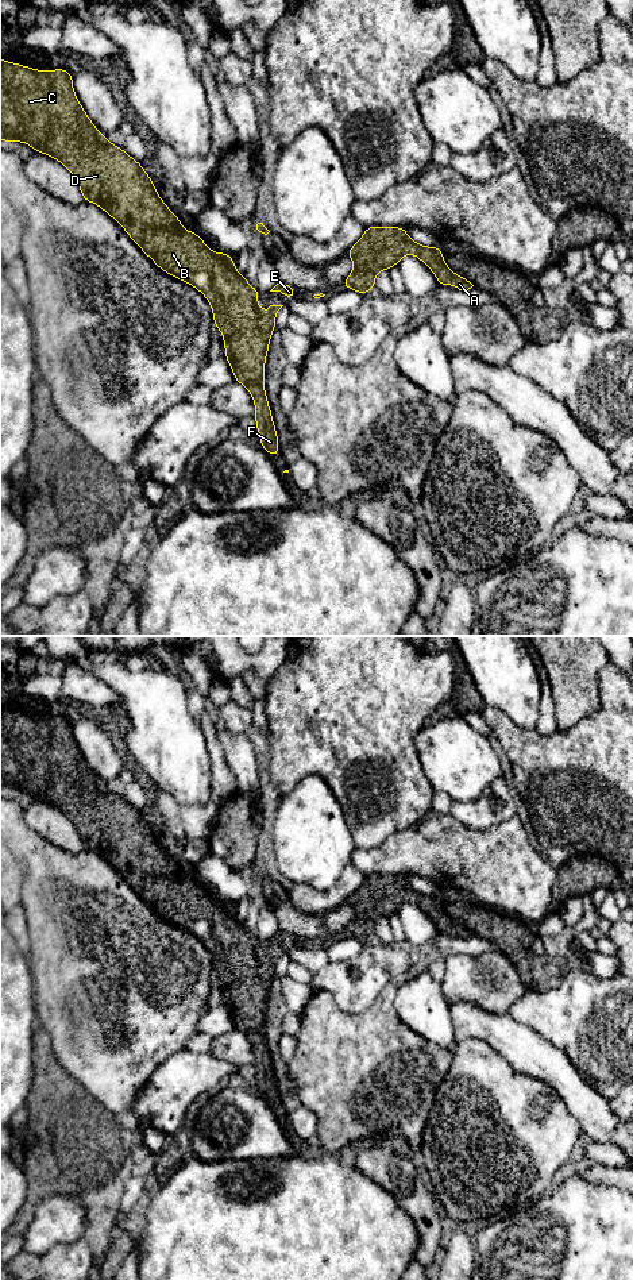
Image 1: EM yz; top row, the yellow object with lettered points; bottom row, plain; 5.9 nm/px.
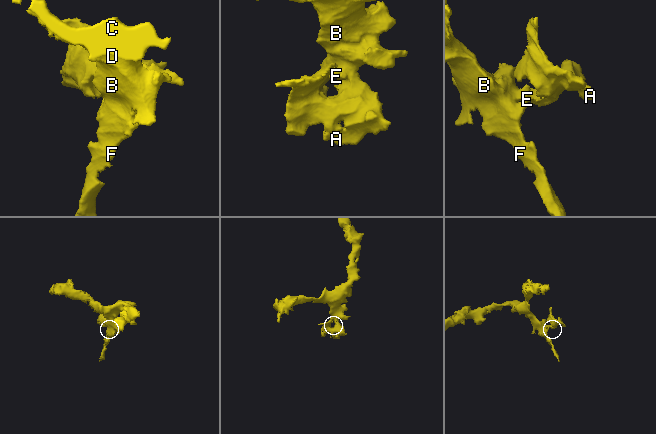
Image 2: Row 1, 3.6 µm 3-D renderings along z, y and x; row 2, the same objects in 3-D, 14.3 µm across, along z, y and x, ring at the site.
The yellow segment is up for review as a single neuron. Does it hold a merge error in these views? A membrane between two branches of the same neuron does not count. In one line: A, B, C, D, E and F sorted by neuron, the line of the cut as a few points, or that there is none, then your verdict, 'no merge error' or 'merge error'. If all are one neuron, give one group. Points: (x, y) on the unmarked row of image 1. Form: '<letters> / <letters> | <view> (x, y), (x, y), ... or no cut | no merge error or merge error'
A B C D E F | no cut | no merge error

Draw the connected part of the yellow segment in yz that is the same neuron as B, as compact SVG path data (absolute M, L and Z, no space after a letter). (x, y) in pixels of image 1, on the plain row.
M0 705L0 789L23 790L35 801L59 809L76 826L84 849L97 852L113 865L130 886L165 921L194 934L212 955L213 972L224 986L225 1007L235 1030L244 1033L255 1050L255 1069L260 1095L271 1104L279 1103L277 1077L267 1050L263 1026L265 1009L275 964L283 953L270 953L263 960L258 953L259 937L254 937L239 922L233 906L227 901L211 899L202 886L186 879L181 868L158 844L150 824L140 810L124 797L112 793L90 770L76 745L73 724L65 717L36 718Z

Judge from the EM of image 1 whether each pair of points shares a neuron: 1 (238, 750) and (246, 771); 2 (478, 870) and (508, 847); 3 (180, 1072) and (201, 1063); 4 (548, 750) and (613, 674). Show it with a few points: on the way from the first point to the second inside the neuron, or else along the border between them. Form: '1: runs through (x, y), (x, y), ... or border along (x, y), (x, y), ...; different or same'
1: runs through (240, 755), (244, 766); same
2: runs through (485, 863), (491, 863), (501, 854); same
3: runs through (185, 1072), (192, 1072), (196, 1068); same
4: runs through (572, 748), (613, 708), (613, 698); same

